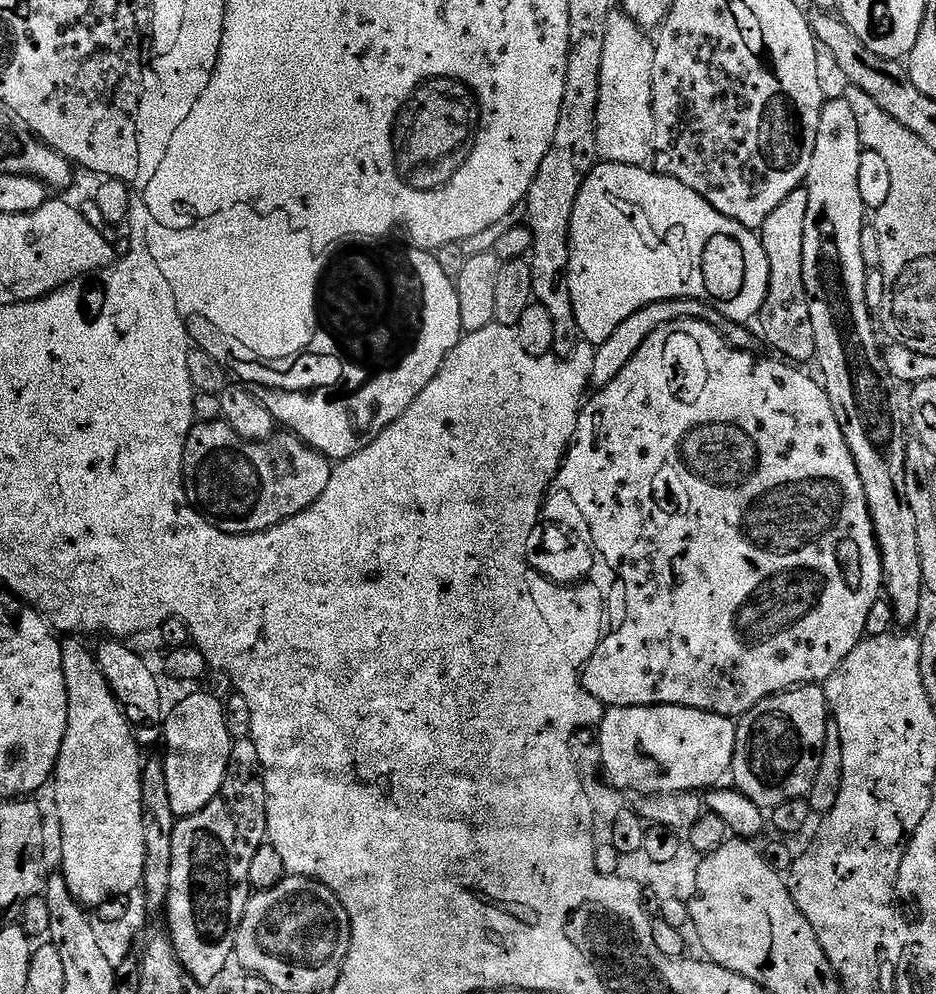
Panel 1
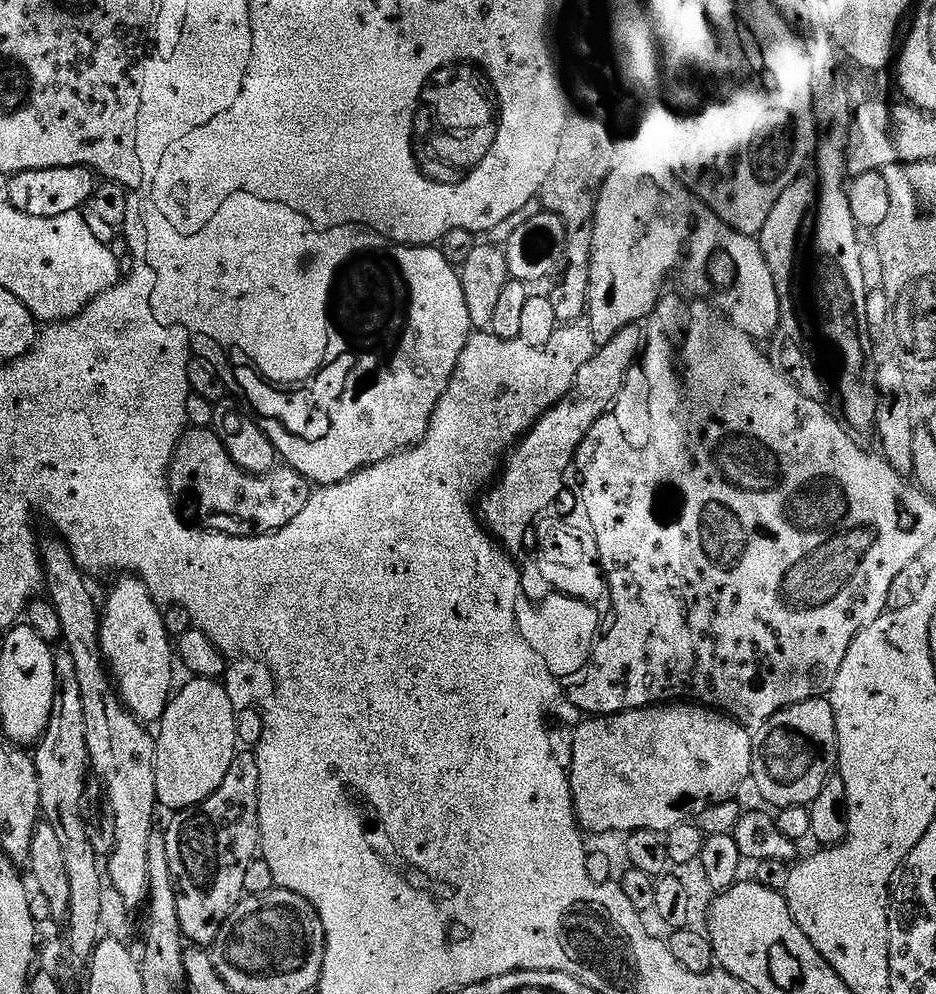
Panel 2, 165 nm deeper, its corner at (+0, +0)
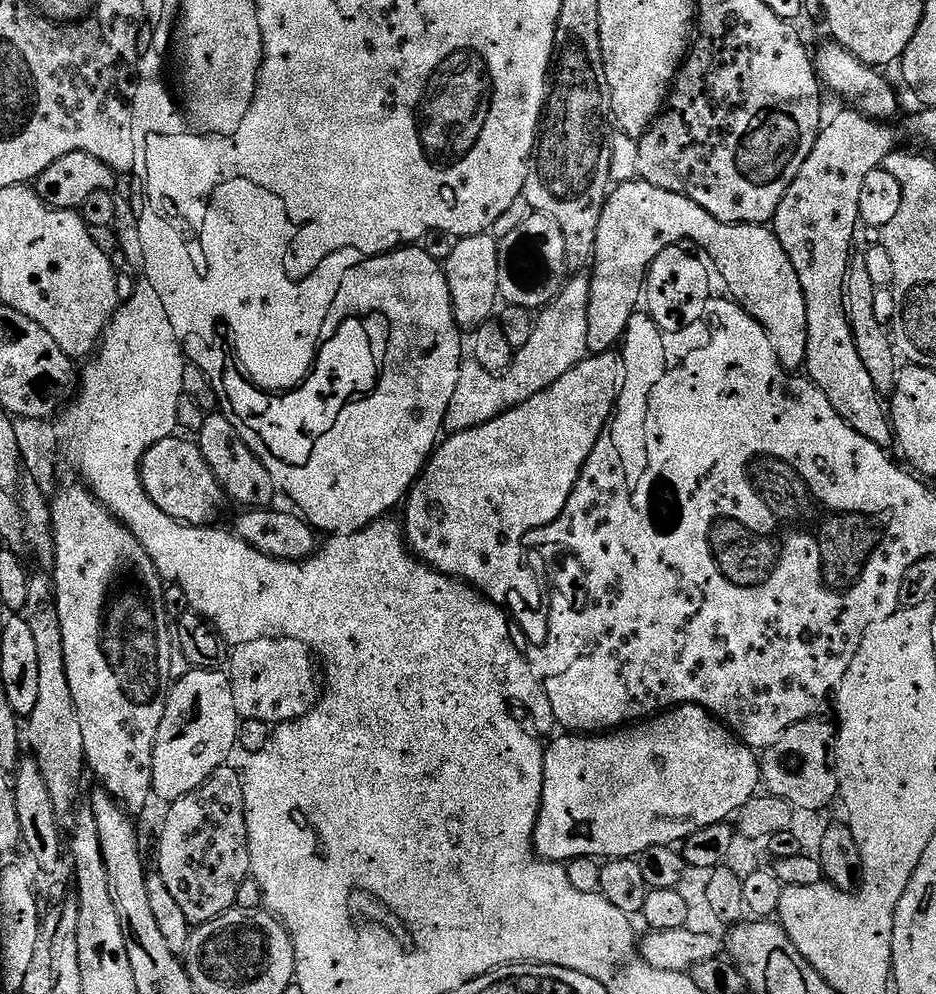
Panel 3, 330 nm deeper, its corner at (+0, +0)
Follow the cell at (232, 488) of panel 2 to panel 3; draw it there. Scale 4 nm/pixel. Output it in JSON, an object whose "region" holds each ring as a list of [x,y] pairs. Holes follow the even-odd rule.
{"region":[[[180,434],[167,436],[150,446],[140,464],[140,477],[142,486],[146,494],[150,494],[154,506],[158,506],[162,514],[170,514],[170,518],[179,520],[182,524],[211,525],[215,521],[212,519],[219,514],[220,507],[226,504],[224,489],[210,470],[199,443]]]}

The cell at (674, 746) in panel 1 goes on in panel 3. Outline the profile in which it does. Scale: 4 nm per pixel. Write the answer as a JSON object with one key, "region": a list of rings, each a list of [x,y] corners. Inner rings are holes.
{"region":[[[697,704],[661,711],[611,734],[560,735],[564,736],[544,748],[540,813],[532,832],[532,847],[543,860],[567,862],[576,856],[622,860],[639,857],[650,846],[679,845],[694,830],[735,817],[762,784],[757,753]]]}

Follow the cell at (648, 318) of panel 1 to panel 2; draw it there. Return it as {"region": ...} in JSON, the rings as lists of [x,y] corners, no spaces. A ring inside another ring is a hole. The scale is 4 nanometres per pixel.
{"region":[[[628,324],[597,347],[591,358],[578,370],[571,390],[550,411],[544,413],[507,453],[502,471],[491,485],[492,493],[478,504],[478,516],[487,531],[504,536],[504,540],[512,544],[518,533],[528,532],[535,525],[532,523],[547,508],[549,511],[555,505],[576,447],[594,422],[598,422],[598,418],[611,408],[612,401],[624,385],[624,376],[642,351],[642,332],[638,329],[636,324]]]}

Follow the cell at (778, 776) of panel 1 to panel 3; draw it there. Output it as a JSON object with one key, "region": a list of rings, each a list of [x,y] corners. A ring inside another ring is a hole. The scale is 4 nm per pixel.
{"region":[[[821,718],[803,720],[790,726],[759,757],[760,779],[763,787],[771,795],[782,798],[793,809],[819,812],[827,809],[827,804],[837,799],[840,779],[836,773],[836,733],[833,725]]]}

